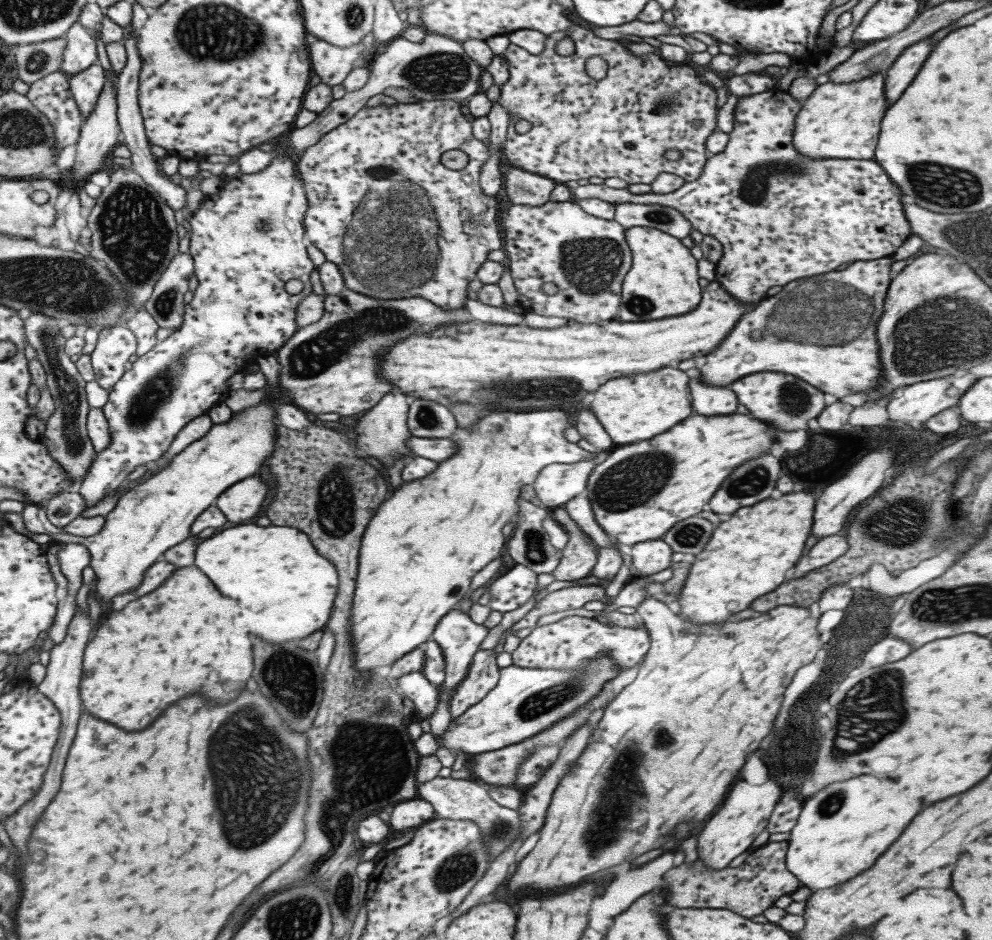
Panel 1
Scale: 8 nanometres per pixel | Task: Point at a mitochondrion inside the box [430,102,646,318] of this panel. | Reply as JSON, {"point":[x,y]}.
{"point":[590,264]}

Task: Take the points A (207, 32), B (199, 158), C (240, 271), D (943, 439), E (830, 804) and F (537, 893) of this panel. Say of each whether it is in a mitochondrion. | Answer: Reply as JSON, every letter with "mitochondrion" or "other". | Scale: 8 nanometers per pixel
{"A":"mitochondrion","B":"other","C":"other","D":"other","E":"mitochondrion","F":"other"}

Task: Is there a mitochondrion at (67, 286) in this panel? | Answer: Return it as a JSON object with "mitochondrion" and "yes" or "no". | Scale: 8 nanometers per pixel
{"mitochondrion":"yes"}

